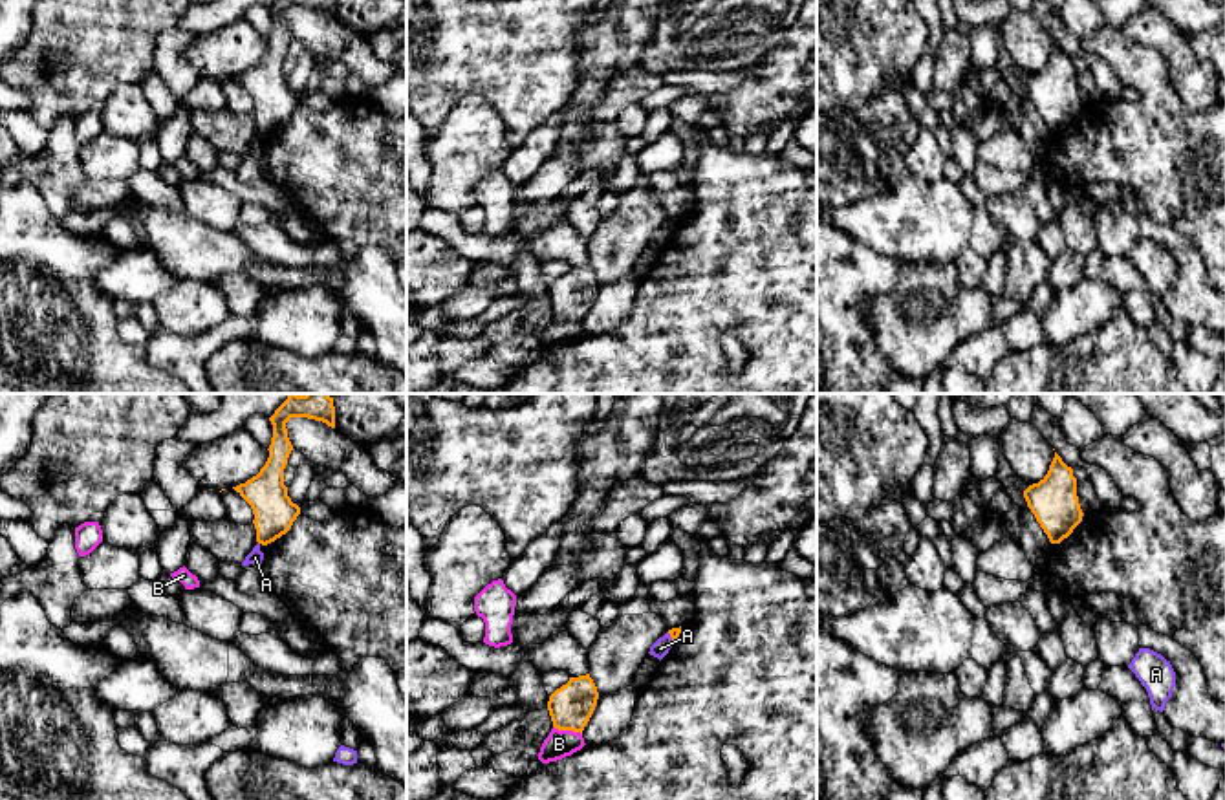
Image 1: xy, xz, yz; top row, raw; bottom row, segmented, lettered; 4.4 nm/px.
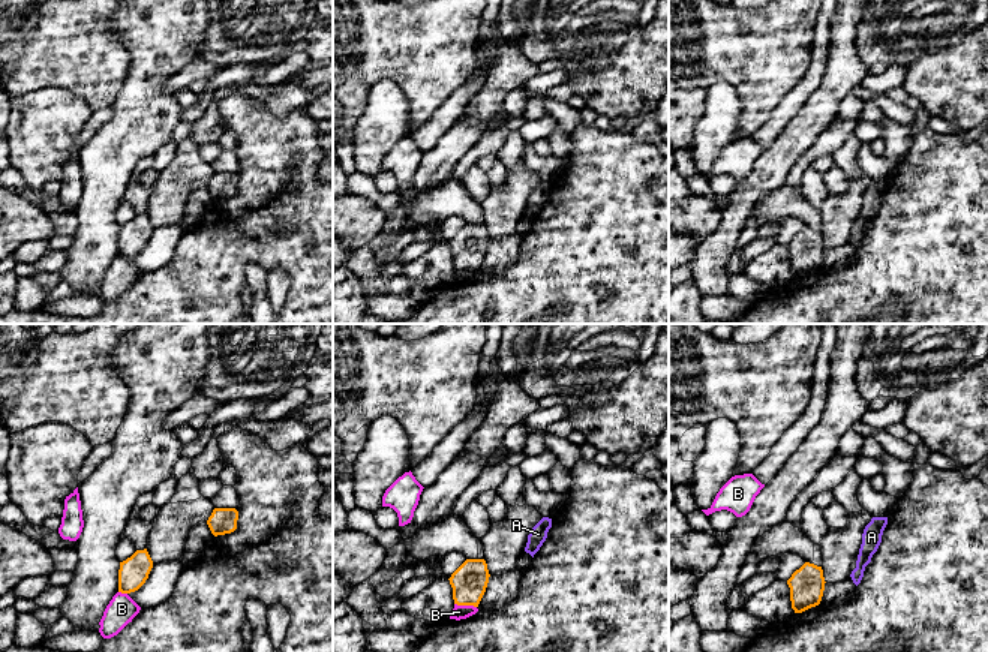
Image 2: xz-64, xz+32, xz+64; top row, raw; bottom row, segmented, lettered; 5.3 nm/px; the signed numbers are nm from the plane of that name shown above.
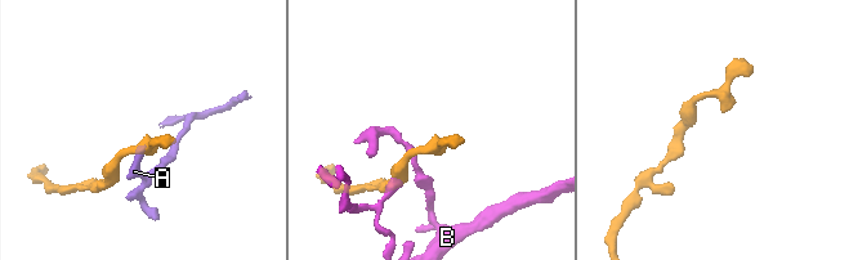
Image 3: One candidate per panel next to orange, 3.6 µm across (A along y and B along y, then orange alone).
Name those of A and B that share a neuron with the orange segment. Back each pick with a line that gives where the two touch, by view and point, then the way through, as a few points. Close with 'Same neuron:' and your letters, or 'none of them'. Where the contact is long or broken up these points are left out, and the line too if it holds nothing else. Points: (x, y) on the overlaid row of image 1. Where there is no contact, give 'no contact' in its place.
Same neuron: none of them

